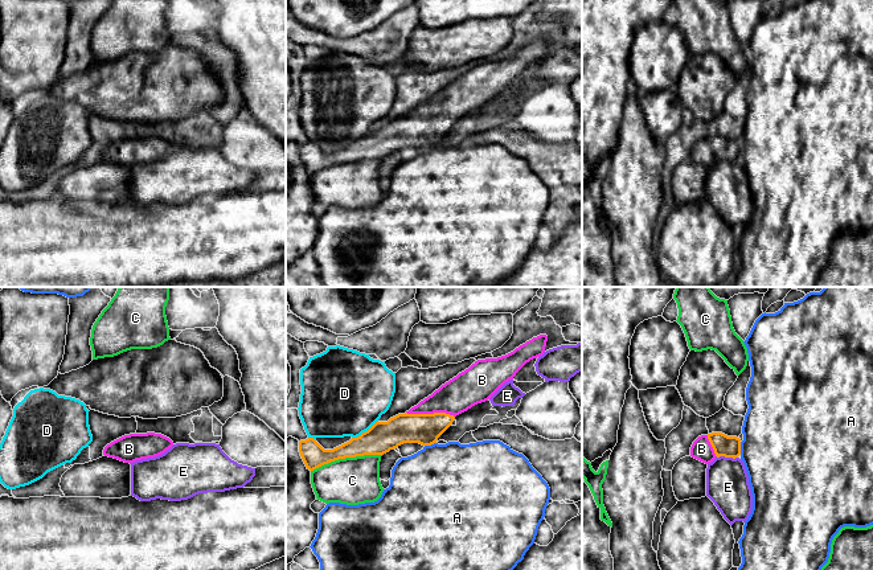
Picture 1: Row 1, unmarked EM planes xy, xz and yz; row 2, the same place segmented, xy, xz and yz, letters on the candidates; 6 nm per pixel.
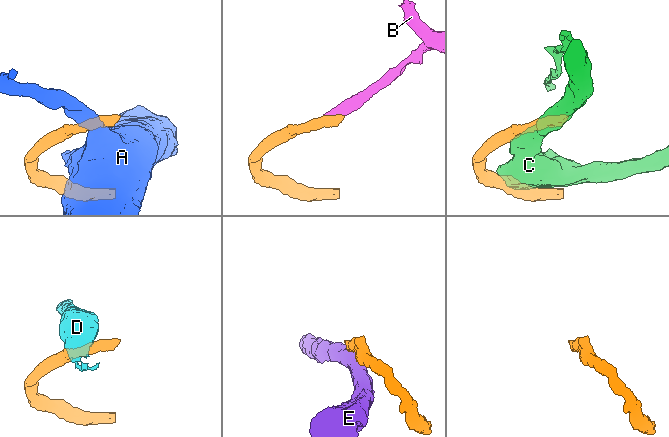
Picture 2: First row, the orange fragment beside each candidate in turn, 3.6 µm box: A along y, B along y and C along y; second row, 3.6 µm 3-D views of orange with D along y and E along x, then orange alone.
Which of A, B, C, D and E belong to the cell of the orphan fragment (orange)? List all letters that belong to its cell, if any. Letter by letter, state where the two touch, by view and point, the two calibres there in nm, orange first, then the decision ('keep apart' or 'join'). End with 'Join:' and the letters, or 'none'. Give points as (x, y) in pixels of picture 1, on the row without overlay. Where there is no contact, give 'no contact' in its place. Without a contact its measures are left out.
A: contact yz (740, 152); calibres 130 and 480 nm; keep apart
B: contact xz (430, 118); calibres 190 and 200 nm; join
C: contact xz (345, 160); calibres 180 and 280 nm; keep apart
D: contact xz (365, 135); calibres 190 and 480 nm; keep apart
E: contact yz (726, 160); calibres 130 and 260 nm; keep apart
Join: B

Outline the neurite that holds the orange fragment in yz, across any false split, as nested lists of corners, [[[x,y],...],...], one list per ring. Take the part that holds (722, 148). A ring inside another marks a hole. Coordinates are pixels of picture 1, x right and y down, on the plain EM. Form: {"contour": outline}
{"contour": [[[712,136],[698,140],[692,151],[690,160],[709,168],[716,161],[738,161],[741,159],[741,143],[737,140],[728,140],[722,136]]]}

